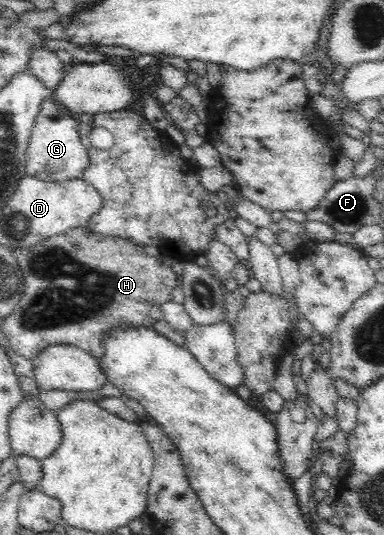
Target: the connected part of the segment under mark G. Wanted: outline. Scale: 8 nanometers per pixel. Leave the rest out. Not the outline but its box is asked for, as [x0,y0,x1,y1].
[24,101,90,183]

